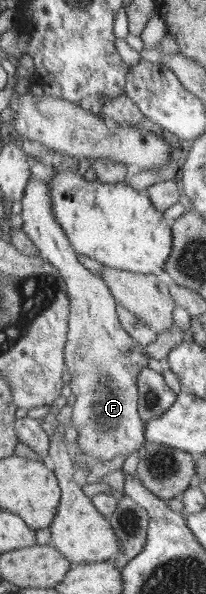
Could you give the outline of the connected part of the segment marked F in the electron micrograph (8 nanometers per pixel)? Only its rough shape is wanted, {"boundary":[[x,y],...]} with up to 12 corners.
{"boundary":[[29,177],[23,230],[69,297],[64,352],[76,446],[127,461],[144,444],[145,347],[79,263],[49,185]]}

